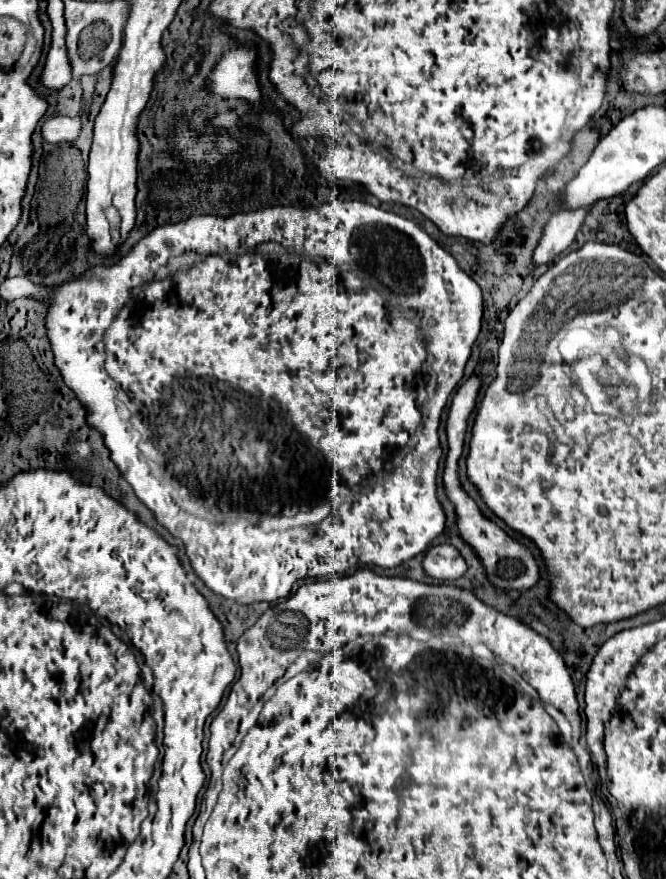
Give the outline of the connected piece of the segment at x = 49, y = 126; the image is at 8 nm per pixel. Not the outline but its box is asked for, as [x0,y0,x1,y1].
[41,116,81,142]

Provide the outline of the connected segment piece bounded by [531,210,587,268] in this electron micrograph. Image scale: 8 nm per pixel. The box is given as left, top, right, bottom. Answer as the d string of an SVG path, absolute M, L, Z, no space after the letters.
M557 210L541 232L539 244L533 252L531 268L549 264L557 254L565 252L571 246L585 216L587 210Z

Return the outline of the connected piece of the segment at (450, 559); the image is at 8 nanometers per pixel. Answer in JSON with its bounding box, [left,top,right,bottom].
[421,544,467,582]

